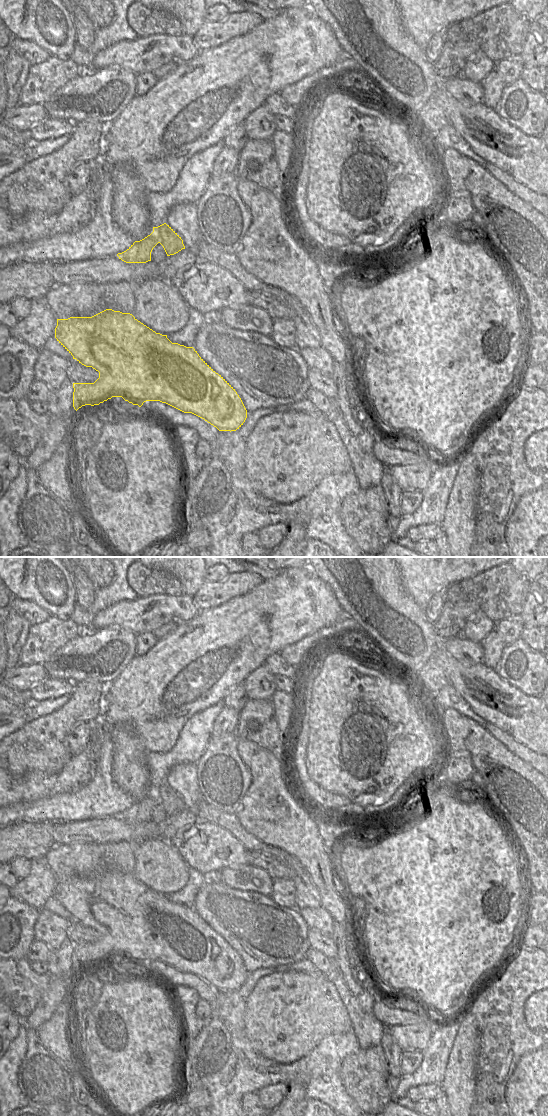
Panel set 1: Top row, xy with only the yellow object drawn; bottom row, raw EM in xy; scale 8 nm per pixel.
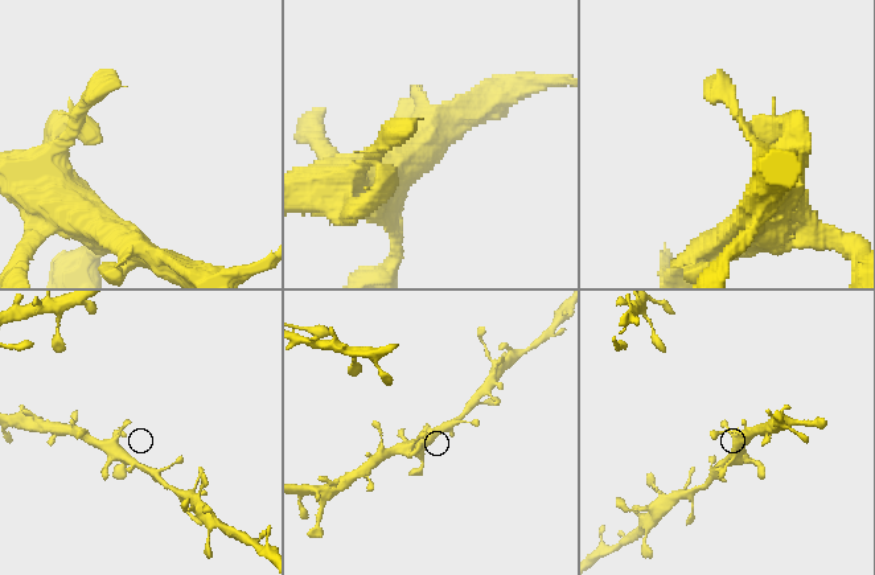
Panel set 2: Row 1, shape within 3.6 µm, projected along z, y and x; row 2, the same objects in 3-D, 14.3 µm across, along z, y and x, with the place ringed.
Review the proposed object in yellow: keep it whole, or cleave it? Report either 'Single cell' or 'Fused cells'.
Single cell

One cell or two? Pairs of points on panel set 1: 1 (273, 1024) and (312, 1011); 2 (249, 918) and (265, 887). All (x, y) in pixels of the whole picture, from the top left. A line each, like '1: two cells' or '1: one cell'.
1: one cell
2: two cells

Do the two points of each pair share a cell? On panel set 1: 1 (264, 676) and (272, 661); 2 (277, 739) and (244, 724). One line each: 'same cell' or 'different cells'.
1: different cells
2: same cell

